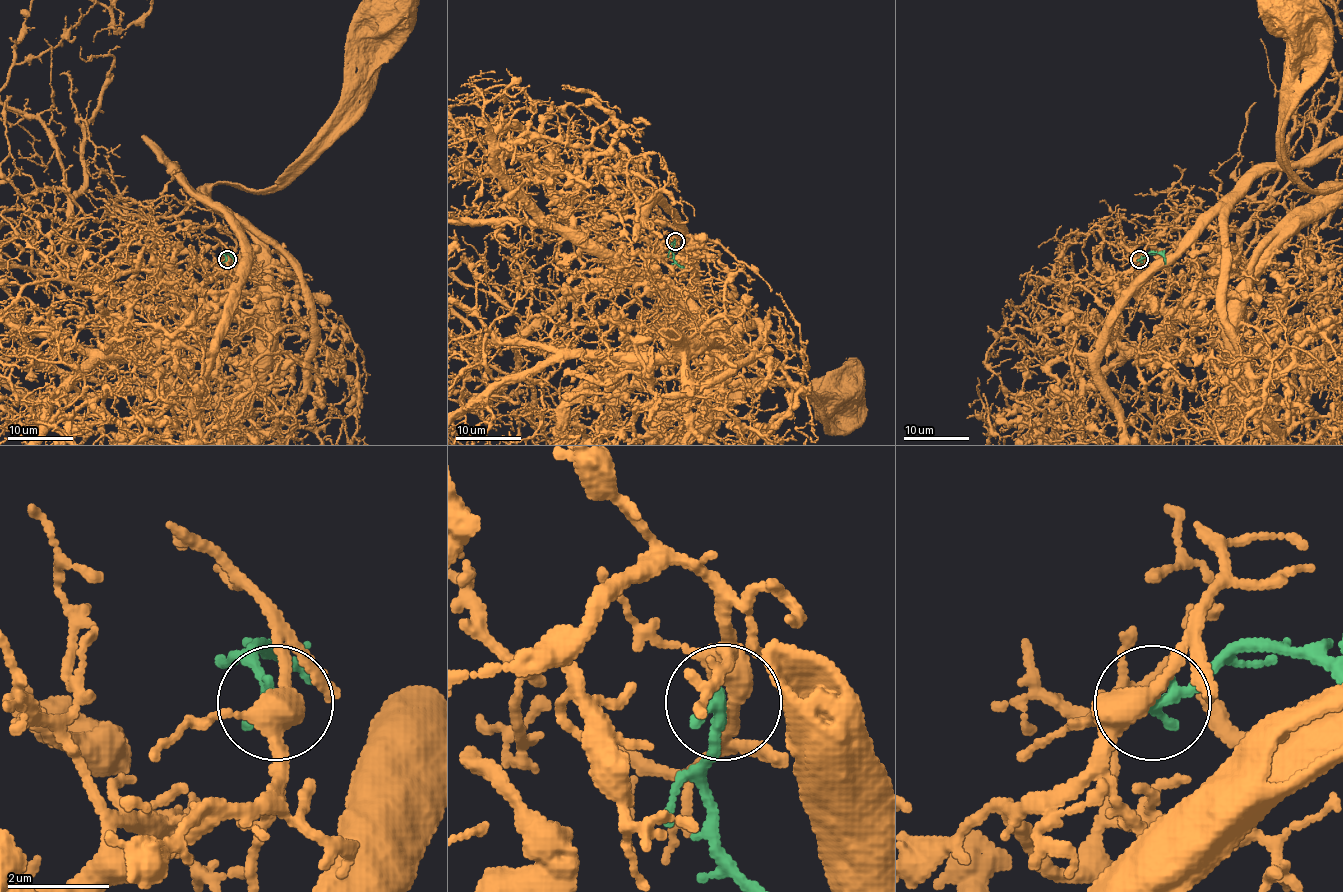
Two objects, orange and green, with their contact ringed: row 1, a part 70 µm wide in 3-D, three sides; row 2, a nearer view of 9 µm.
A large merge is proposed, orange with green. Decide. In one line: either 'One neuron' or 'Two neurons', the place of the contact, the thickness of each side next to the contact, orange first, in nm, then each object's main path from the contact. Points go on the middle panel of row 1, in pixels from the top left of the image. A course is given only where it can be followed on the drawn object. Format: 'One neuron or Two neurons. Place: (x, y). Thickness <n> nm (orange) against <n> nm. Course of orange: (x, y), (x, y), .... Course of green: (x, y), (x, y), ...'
One neuron. Place: (675, 241). Thickness 420 nm (orange) against 300 nm. Course of orange: (674, 240), (677, 246), (674, 243), (660, 253), (654, 276), (713, 332). Course of green: (674, 241), (673, 260), (683, 267)

